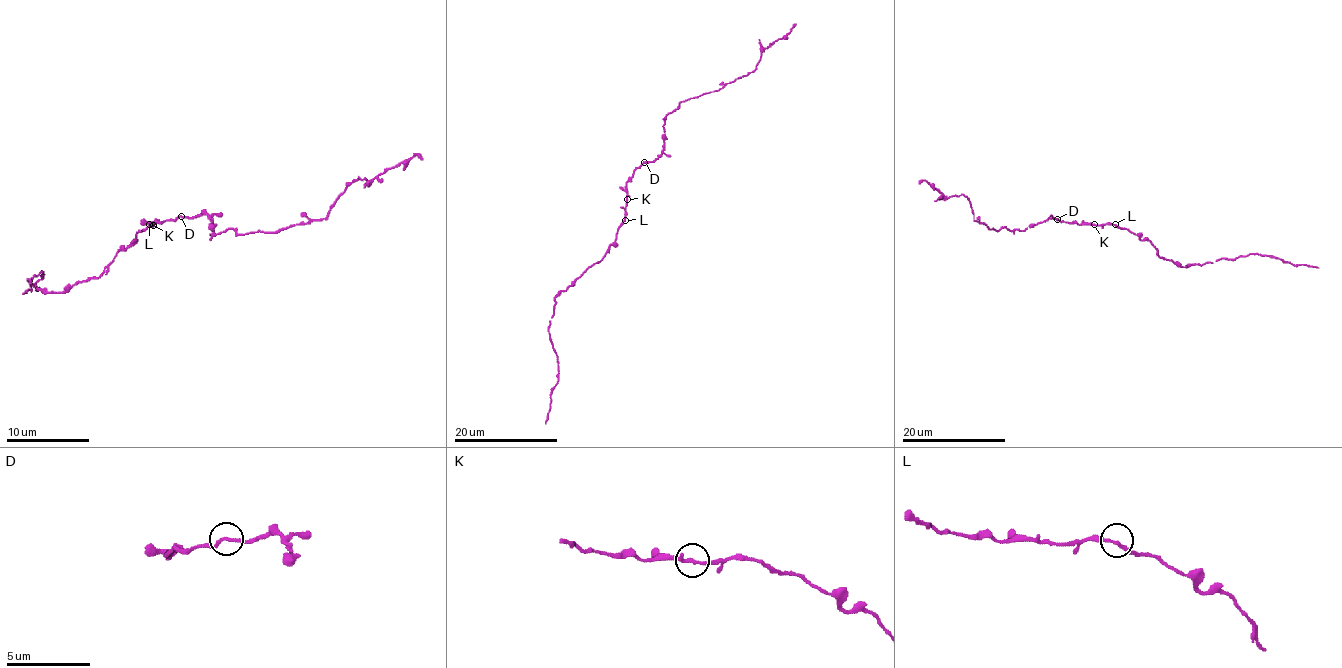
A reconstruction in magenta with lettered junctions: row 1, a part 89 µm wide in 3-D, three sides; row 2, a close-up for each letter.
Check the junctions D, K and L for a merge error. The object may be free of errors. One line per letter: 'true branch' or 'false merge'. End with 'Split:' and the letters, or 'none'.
D: true branch
K: true branch
L: true branch
Split: none

